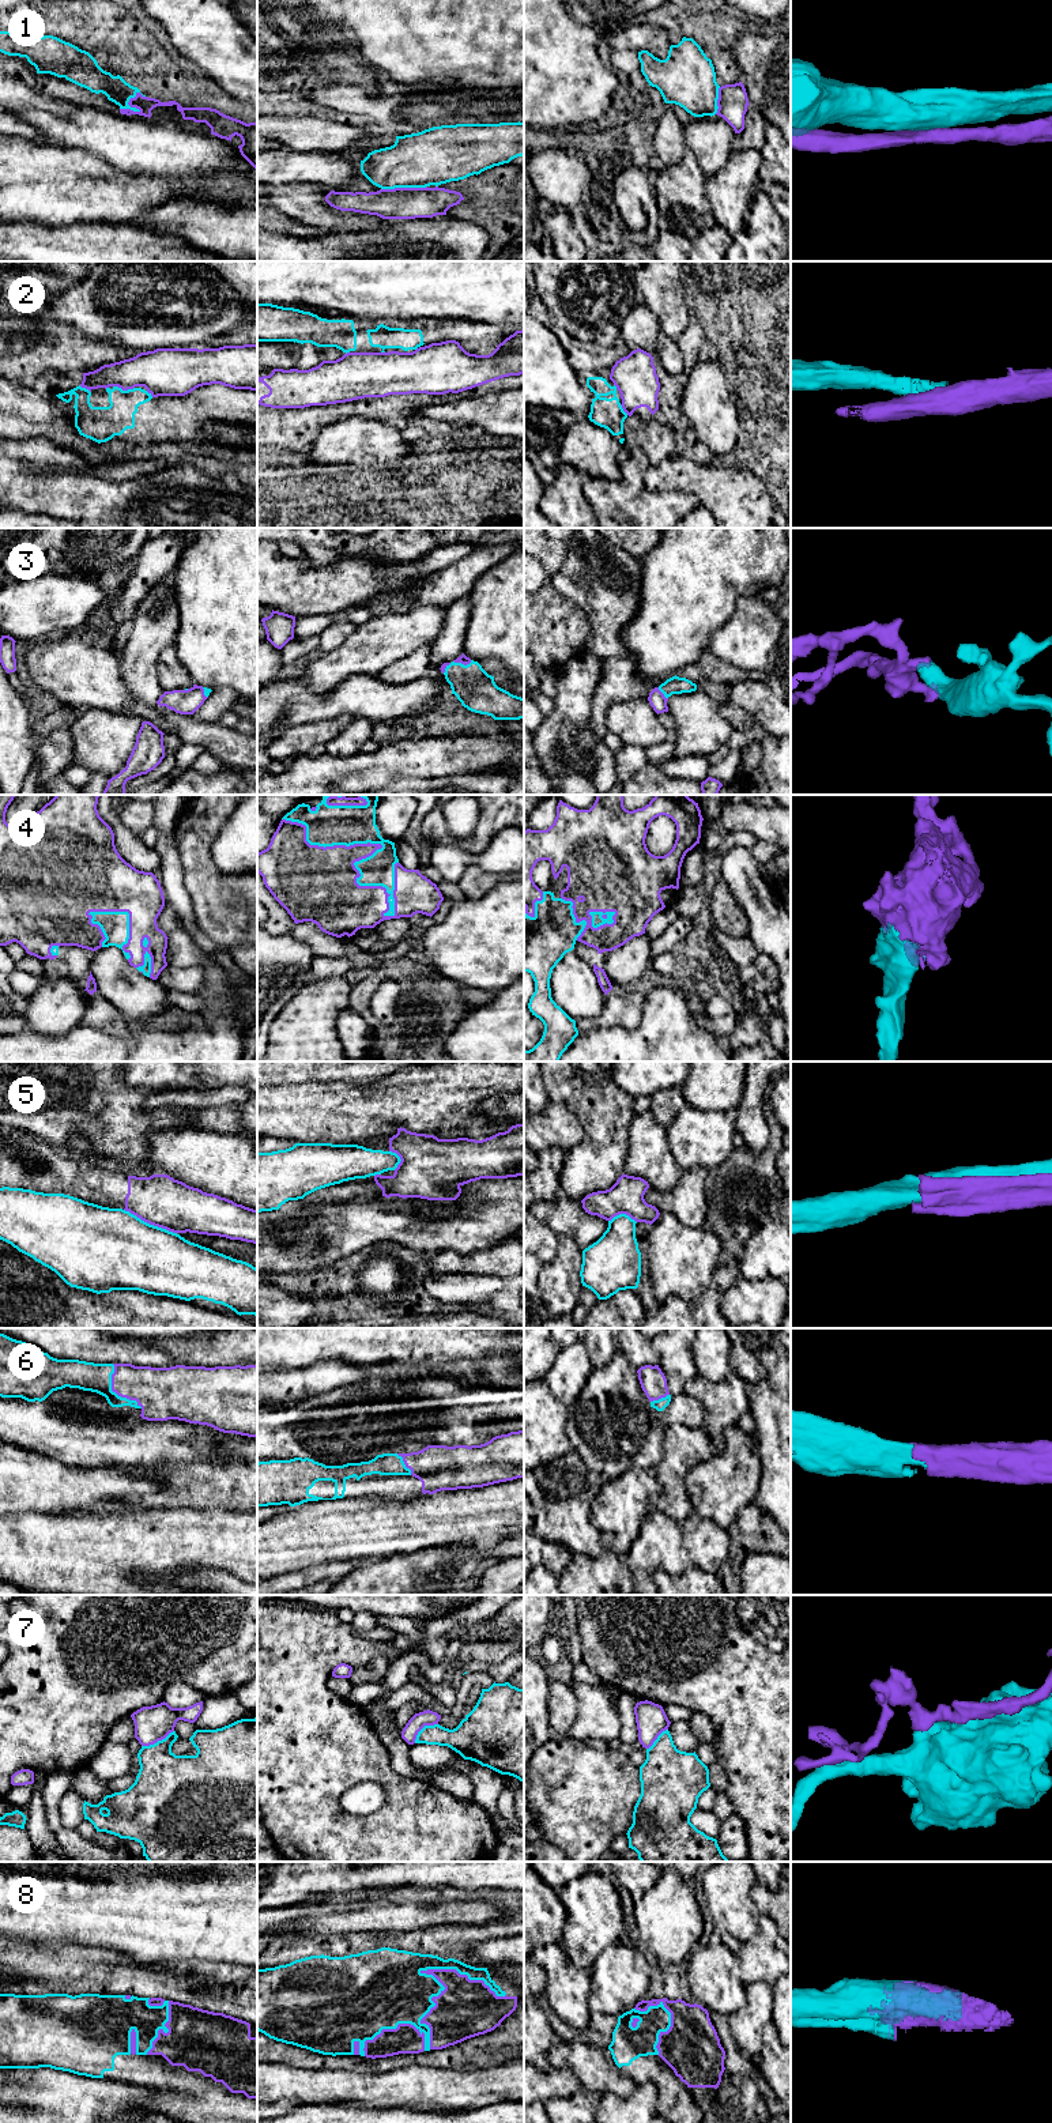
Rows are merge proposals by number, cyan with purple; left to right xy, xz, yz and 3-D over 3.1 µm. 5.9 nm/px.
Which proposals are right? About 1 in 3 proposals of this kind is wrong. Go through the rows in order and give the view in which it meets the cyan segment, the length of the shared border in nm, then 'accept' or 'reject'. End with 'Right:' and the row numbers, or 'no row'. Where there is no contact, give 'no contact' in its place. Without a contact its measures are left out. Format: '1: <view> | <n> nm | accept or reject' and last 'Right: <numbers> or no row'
1: xy | 170 nm | reject
2: xy | 130 nm | reject
3: xz | 110 nm | accept
4: xz | 900 nm | accept
5: xy | 340 nm | reject
6: xy | 320 nm | accept
7: xy | 220 nm | reject
8: xz | 550 nm | accept
Right: 3, 4, 6, 8

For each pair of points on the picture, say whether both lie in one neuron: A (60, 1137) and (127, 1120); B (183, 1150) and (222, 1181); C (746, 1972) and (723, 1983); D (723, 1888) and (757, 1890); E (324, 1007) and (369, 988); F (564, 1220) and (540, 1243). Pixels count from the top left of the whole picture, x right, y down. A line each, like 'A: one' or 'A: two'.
A: one
B: one
C: two
D: two
E: two
F: two

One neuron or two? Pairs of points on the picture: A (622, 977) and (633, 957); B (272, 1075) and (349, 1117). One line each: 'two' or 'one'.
A: one
B: two

